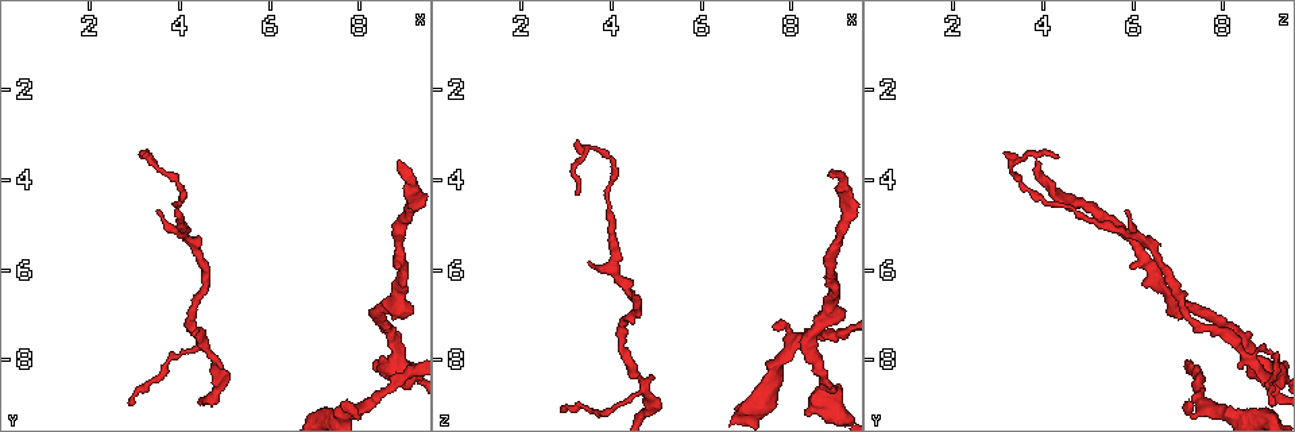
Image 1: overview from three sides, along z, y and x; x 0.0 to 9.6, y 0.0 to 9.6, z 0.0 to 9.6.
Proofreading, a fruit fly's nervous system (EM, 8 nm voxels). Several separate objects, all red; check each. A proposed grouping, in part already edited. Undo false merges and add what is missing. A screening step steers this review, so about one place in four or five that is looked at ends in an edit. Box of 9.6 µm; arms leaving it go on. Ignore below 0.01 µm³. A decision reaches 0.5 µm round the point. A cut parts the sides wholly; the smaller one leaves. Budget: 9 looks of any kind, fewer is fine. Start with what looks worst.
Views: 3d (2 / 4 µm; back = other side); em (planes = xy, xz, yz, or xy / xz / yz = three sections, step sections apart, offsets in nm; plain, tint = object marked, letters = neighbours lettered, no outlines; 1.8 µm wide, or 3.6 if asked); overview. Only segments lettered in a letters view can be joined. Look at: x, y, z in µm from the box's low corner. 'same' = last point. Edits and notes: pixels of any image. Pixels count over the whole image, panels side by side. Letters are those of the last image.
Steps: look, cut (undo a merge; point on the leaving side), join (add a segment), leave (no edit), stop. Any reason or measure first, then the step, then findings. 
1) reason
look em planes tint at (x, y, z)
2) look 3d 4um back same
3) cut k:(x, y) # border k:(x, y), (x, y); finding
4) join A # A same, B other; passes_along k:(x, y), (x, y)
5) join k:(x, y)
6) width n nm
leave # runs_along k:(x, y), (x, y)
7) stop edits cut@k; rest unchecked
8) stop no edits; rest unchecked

look em yz step 4 plain at (3.45, 3.65, 3.30)

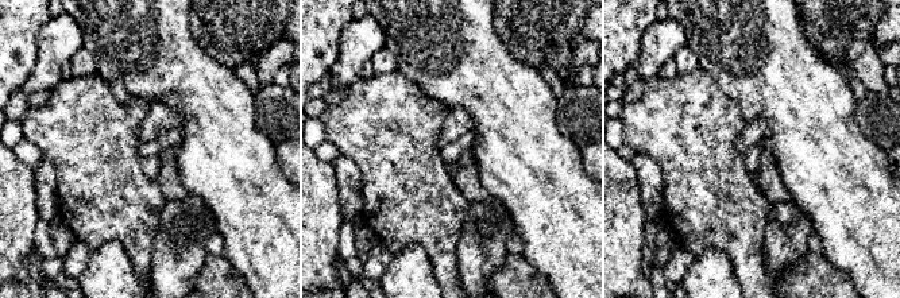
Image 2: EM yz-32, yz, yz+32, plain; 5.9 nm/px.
look em yz step 4 letters same

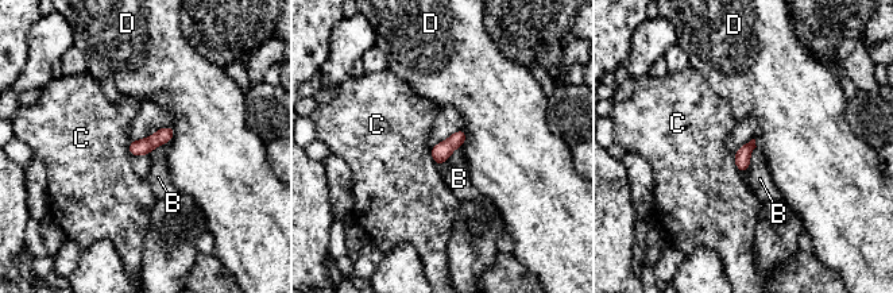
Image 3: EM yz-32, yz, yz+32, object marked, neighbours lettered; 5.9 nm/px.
leave # B other, C other, D other; one cell here

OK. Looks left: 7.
branch stops here
look 3d 4um at (7.60, 9.00, 7.35)

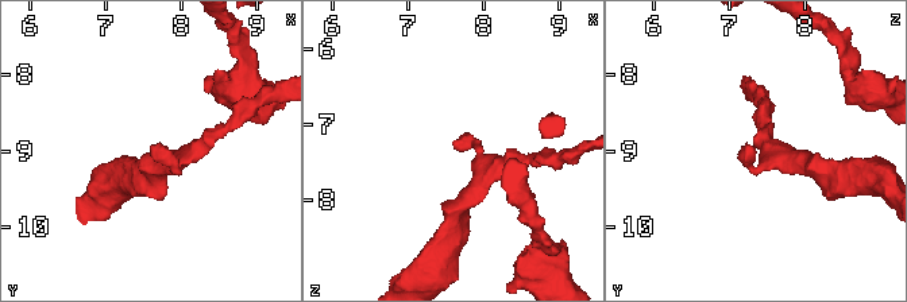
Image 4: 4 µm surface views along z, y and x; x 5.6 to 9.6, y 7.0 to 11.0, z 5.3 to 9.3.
shape alone is not enough
look em planes plain at (7.65, 8.95, 7.30)

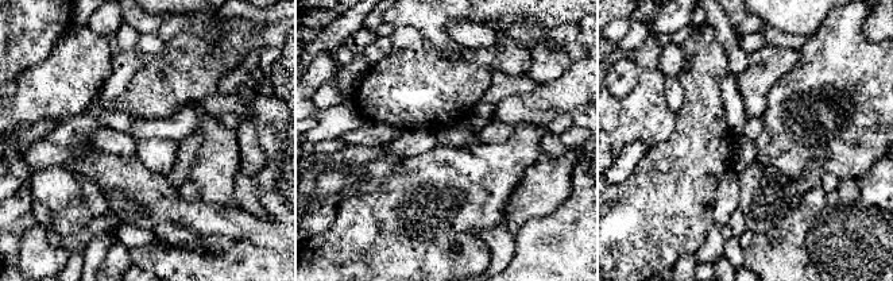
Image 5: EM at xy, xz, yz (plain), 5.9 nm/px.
look em planes letters same

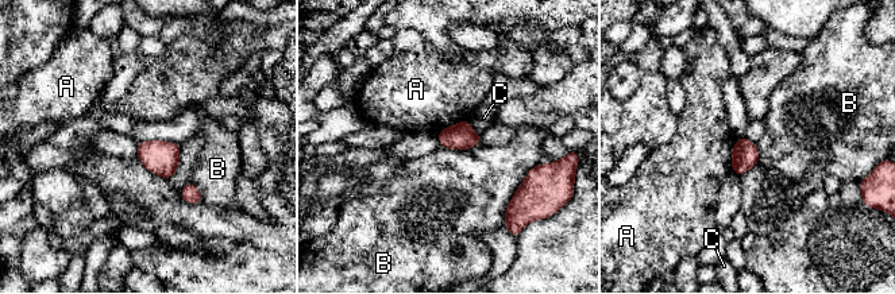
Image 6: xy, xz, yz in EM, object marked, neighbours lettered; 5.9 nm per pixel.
leave # A other, B other, C other; border 6:(539, 163), (527, 173), (502, 219); none of them fits

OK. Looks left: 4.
tapers out
look em planes letters at (3.50, 4.65, 5.90)

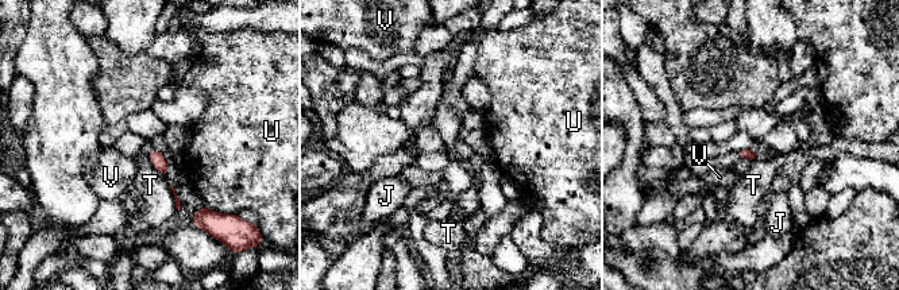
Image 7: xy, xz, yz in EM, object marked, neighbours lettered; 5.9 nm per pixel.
leave # J other, T other, U other, V other; border 7:(146, 154), (149, 161), (164, 176); none of them fits

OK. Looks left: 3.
thick turns thin
look em planes tint at (8.80, 8.00, 8.65)

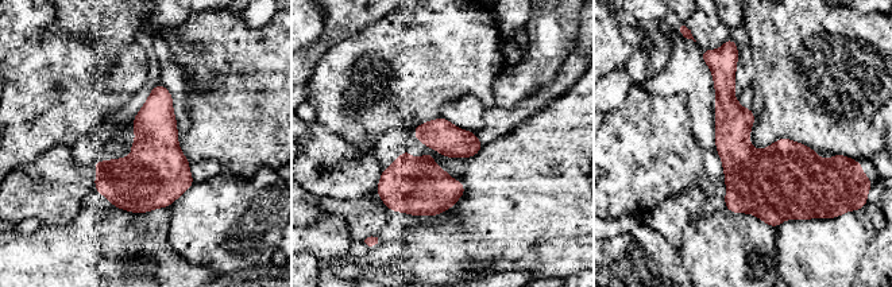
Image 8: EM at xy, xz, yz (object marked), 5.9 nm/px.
what lies round it
look em planes letters same

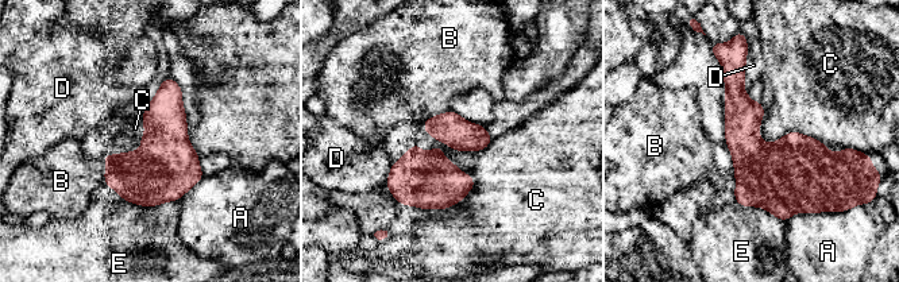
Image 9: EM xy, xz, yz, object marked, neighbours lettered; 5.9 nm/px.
leave # A other, B other, C other, D other, E other; border 9:(435, 146), (474, 180), (444, 209); continuous, no second cell

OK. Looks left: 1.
stop no edits; rest unchecked

